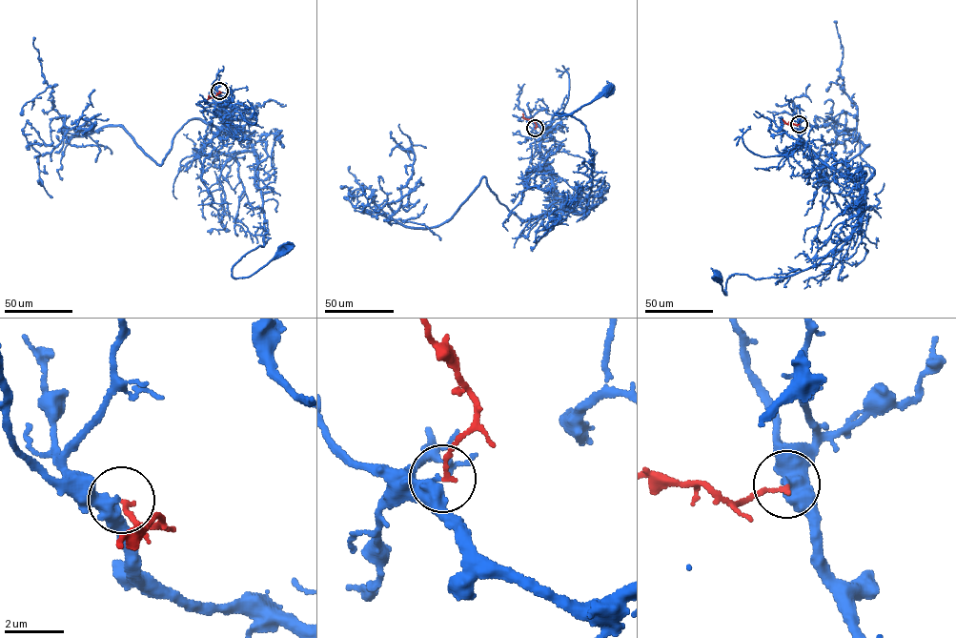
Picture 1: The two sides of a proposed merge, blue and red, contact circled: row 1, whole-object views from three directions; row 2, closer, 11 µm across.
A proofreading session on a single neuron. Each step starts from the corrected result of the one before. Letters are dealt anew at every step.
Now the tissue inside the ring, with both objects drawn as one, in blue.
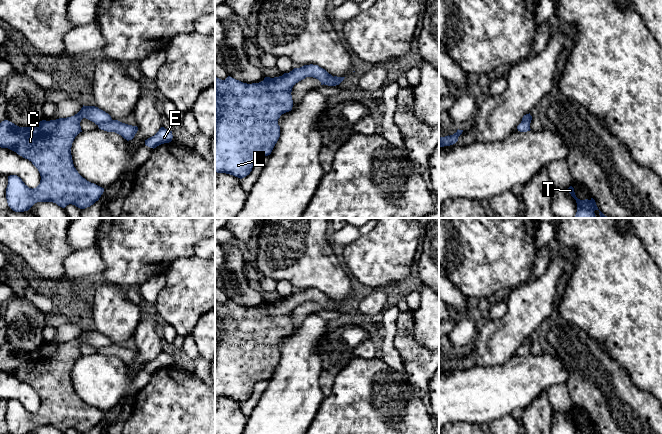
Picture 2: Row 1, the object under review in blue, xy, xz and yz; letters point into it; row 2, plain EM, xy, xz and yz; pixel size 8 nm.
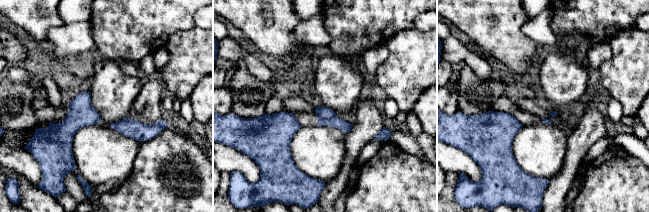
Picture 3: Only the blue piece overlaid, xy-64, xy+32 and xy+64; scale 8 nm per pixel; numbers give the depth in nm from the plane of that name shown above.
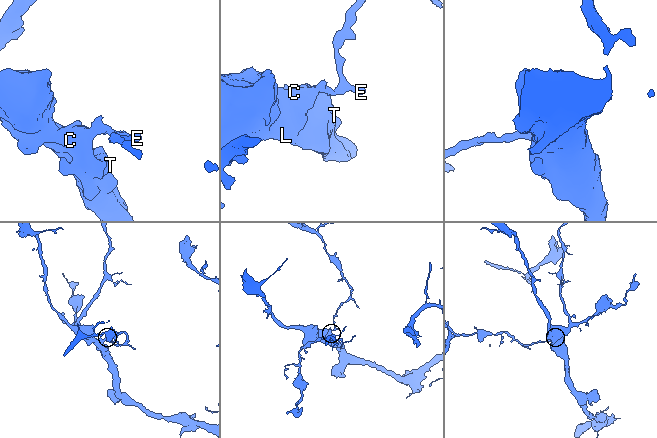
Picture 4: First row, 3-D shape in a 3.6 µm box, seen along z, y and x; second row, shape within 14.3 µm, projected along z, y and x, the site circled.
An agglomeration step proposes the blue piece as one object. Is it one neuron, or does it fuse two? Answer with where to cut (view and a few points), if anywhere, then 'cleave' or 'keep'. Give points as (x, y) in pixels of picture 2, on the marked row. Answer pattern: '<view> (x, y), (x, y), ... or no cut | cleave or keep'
xy (111, 119), (98, 125) | cleave

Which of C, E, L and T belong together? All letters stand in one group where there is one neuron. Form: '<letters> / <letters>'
C L T / E

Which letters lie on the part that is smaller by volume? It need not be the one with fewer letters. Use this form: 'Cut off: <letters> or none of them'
Cut off: E

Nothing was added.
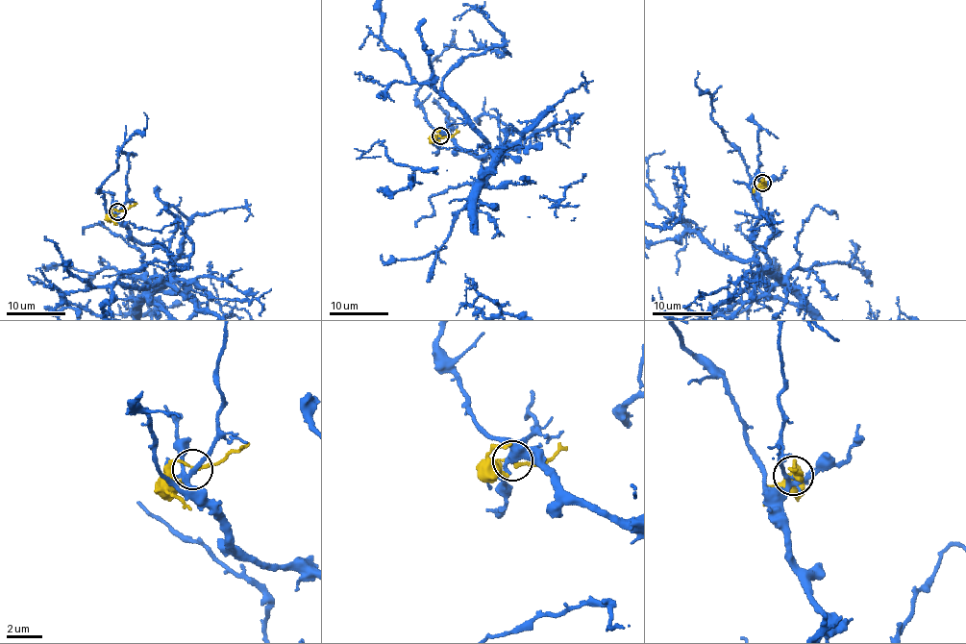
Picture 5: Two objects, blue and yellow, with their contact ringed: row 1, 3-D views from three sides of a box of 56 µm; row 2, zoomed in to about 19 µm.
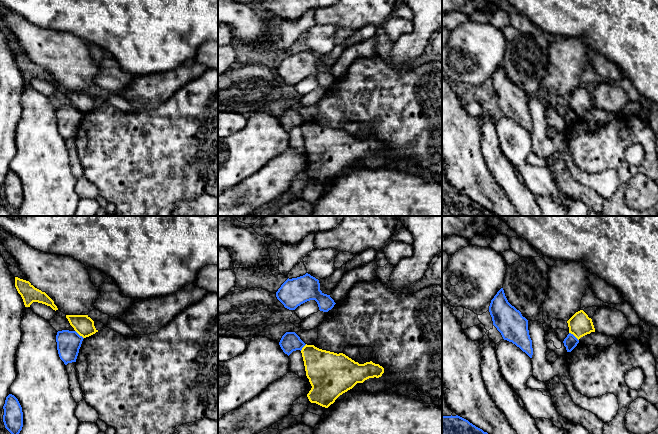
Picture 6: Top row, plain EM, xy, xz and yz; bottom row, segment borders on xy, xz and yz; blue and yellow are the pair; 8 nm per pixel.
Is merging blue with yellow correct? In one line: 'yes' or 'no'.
no

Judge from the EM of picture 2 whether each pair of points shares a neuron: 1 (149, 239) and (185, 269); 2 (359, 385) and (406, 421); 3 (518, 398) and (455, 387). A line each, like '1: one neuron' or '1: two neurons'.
1: two neurons
2: one neuron
3: one neuron

